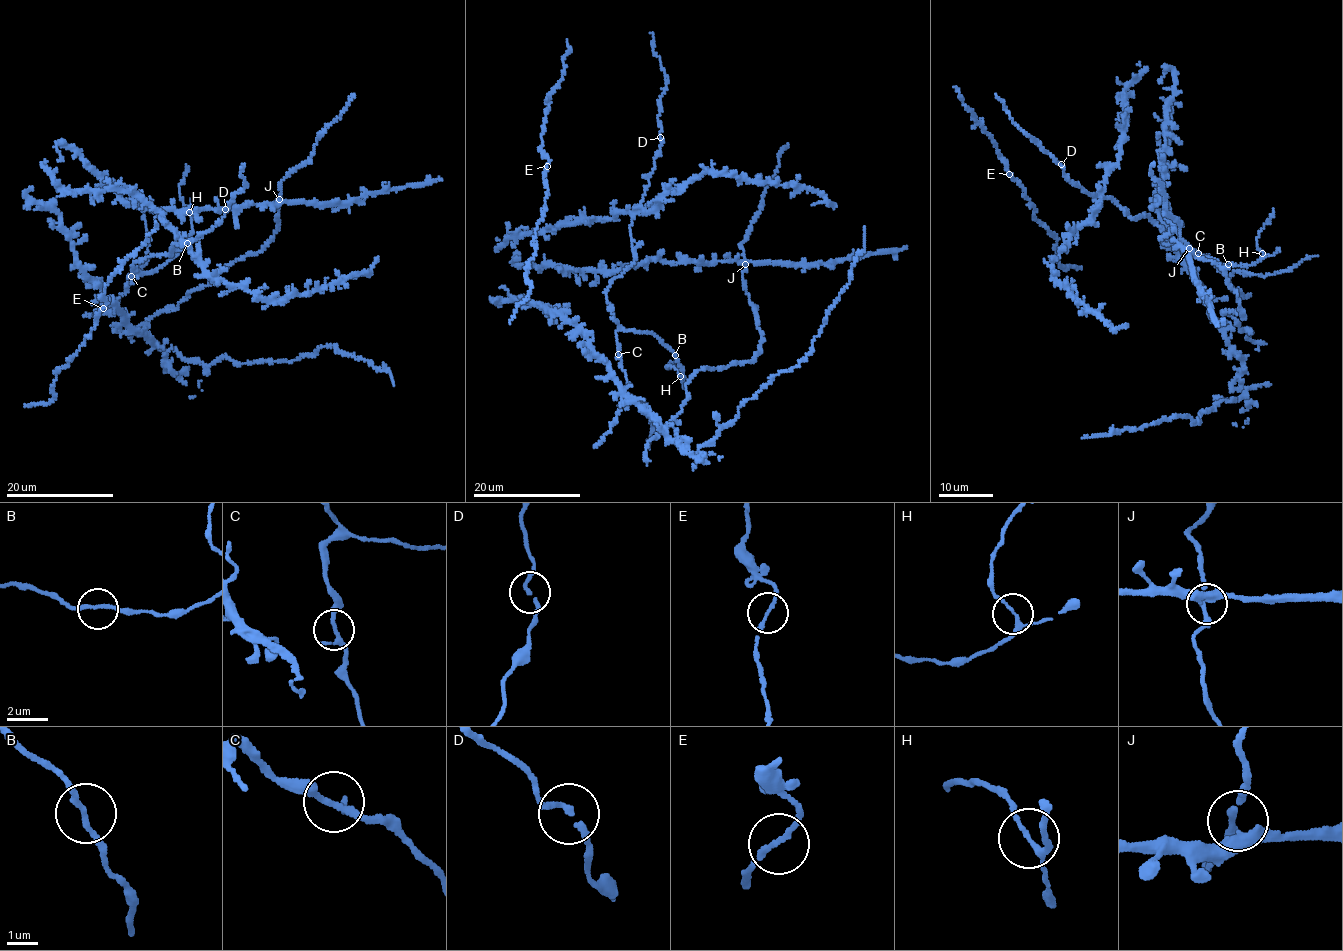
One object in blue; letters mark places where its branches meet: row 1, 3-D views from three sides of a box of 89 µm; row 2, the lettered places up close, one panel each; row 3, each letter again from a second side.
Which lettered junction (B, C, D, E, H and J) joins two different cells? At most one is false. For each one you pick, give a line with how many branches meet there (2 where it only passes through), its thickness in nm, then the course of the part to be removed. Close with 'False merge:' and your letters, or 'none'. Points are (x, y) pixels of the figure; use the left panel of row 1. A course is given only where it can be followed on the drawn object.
False merge: none

